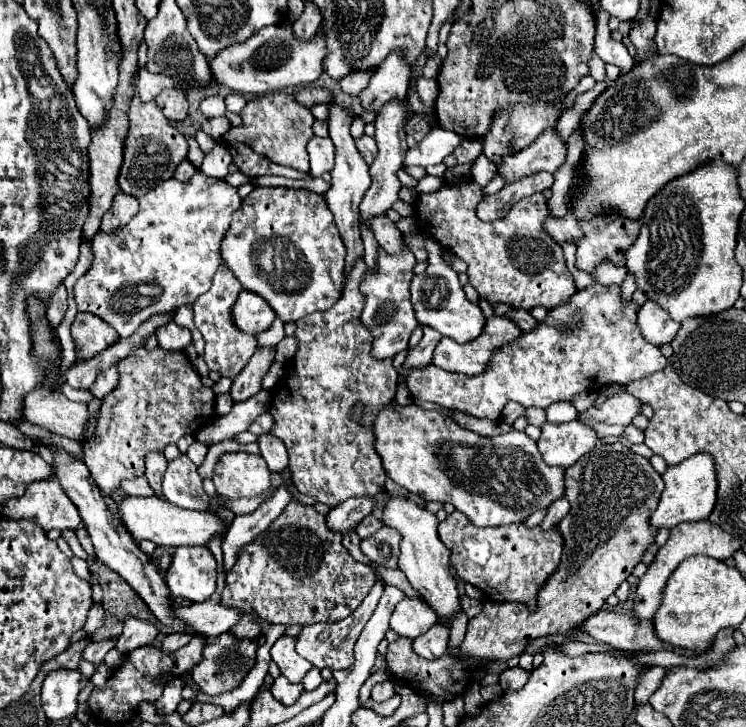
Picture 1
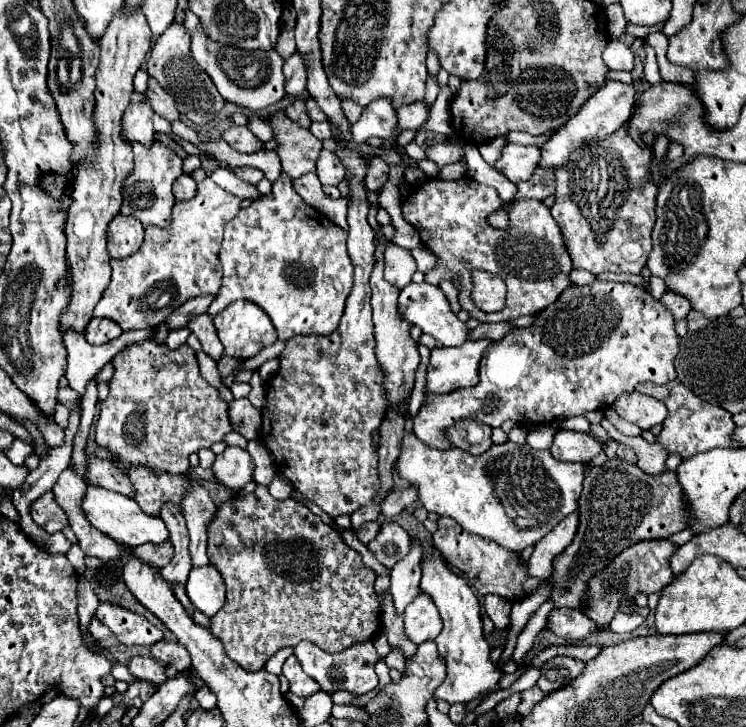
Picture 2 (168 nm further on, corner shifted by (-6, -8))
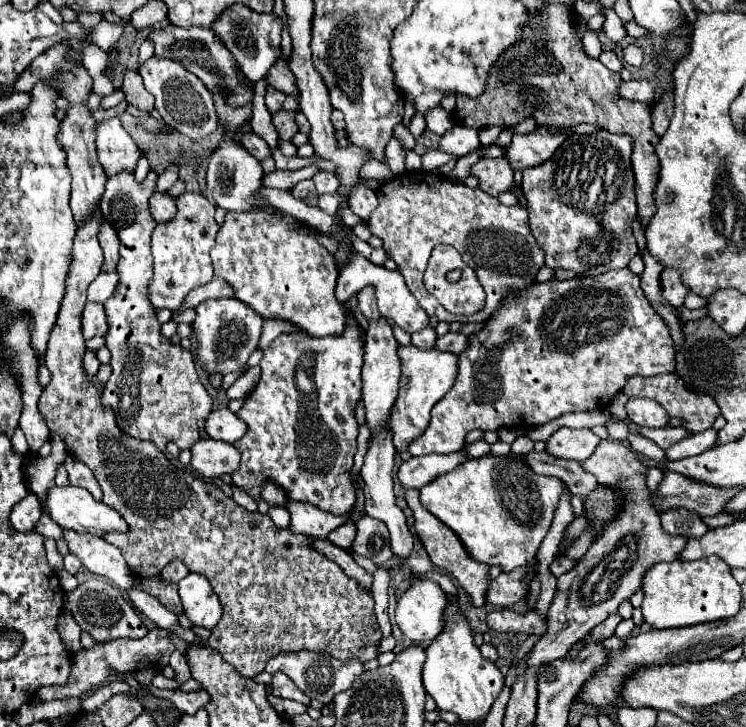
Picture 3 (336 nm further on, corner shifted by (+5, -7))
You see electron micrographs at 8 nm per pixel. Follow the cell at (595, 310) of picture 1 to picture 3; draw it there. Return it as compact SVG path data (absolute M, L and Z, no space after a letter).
M629 269L607 271L605 275L597 275L597 277L577 277L577 279L571 279L571 281L551 279L547 283L533 283L533 287L529 287L529 291L525 291L525 295L509 297L499 307L499 311L487 321L487 327L483 331L473 333L469 337L469 347L461 353L461 357L467 357L467 359L459 359L457 383L451 387L449 395L445 395L445 399L441 399L441 403L435 403L435 407L431 411L431 421L429 421L429 427L425 429L425 433L409 443L407 449L409 449L411 455L461 451L465 435L469 431L473 431L473 429L483 429L483 431L493 429L493 431L497 431L501 427L517 429L521 425L521 429L529 431L533 427L549 423L551 419L555 419L555 417L559 417L563 413L569 413L569 411L607 411L611 399L623 389L623 385L625 385L625 381L629 377L633 377L633 375L655 377L655 375L663 375L663 373L675 371L675 349L673 349L671 329L661 319L661 315L657 315L657 311L651 307L651 303L645 299L645 295L643 295L643 291L639 287L639 277L635 273L631 273Z

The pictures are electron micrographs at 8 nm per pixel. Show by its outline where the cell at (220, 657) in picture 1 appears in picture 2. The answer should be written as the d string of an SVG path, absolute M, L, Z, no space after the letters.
M202 686L198 692L196 692L196 696L194 696L196 700L198 700L198 704L204 708L204 710L208 710L208 708L214 708L216 706L216 696L206 688L206 686Z

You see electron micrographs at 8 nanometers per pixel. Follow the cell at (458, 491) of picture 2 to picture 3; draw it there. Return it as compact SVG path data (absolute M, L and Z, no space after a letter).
M487 453L479 459L469 459L457 465L451 473L439 475L437 479L421 487L419 493L421 493L419 497L421 505L459 535L459 539L463 541L463 545L467 547L473 559L487 563L487 565L501 565L503 571L511 571L521 565L535 563L535 553L551 527L553 513L559 505L559 499L561 495L569 493L569 487L565 485L565 481L557 477L535 473L521 455Z

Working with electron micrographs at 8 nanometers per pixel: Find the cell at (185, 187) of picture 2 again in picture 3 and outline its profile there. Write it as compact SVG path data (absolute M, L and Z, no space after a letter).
M167 191L155 193L153 199L149 199L149 207L153 211L153 219L157 219L159 223L169 221L175 215L175 197L169 195Z

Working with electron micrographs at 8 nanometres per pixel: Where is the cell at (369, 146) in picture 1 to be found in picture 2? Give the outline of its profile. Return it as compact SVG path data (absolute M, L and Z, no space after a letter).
M372 158L372 164L370 164L368 174L366 174L368 190L378 194L380 188L386 184L386 180L388 180L388 164L382 158Z

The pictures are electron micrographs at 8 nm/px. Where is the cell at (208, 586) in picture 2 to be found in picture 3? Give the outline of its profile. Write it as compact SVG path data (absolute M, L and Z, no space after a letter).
M189 573L177 585L179 585L181 603L189 621L193 625L213 629L221 619L221 603L211 583L199 573Z

